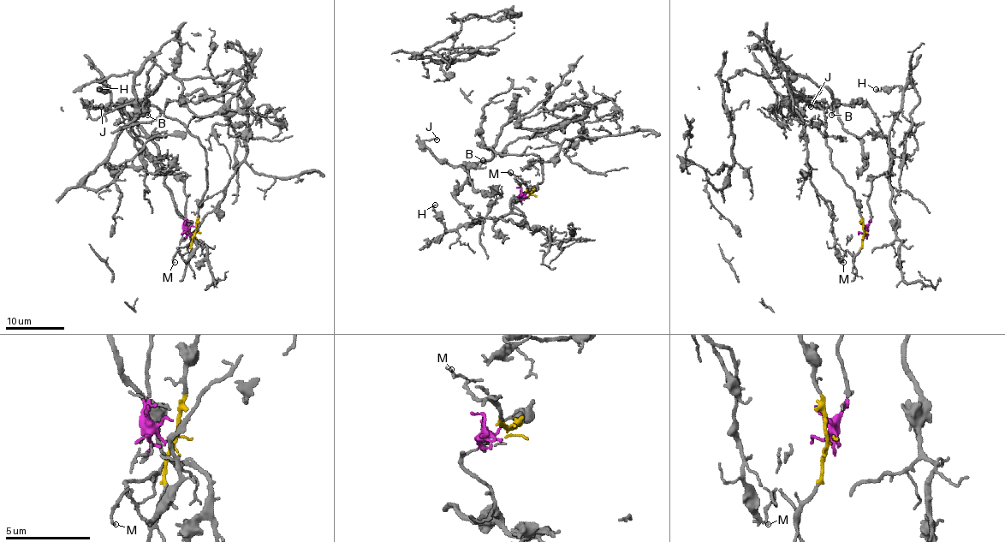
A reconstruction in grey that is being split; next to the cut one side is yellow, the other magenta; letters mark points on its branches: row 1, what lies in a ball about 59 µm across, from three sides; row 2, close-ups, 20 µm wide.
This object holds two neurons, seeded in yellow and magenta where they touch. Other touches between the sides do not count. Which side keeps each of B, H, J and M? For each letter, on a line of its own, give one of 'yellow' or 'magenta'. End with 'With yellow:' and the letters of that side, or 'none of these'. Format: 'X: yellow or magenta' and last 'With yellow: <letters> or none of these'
B: yellow
H: magenta
J: yellow
M: yellow
With yellow: B, J, M

